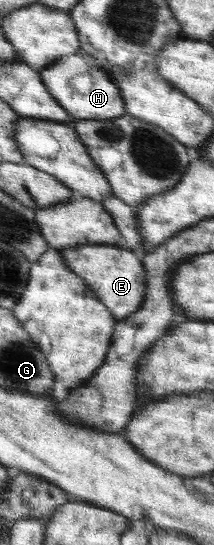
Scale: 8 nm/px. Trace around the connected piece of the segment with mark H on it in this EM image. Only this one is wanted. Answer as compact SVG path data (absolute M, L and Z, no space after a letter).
M79 52L67 55L38 71L51 95L70 112L73 119L113 119L126 114L126 102L121 88L110 78L107 71L87 54Z

